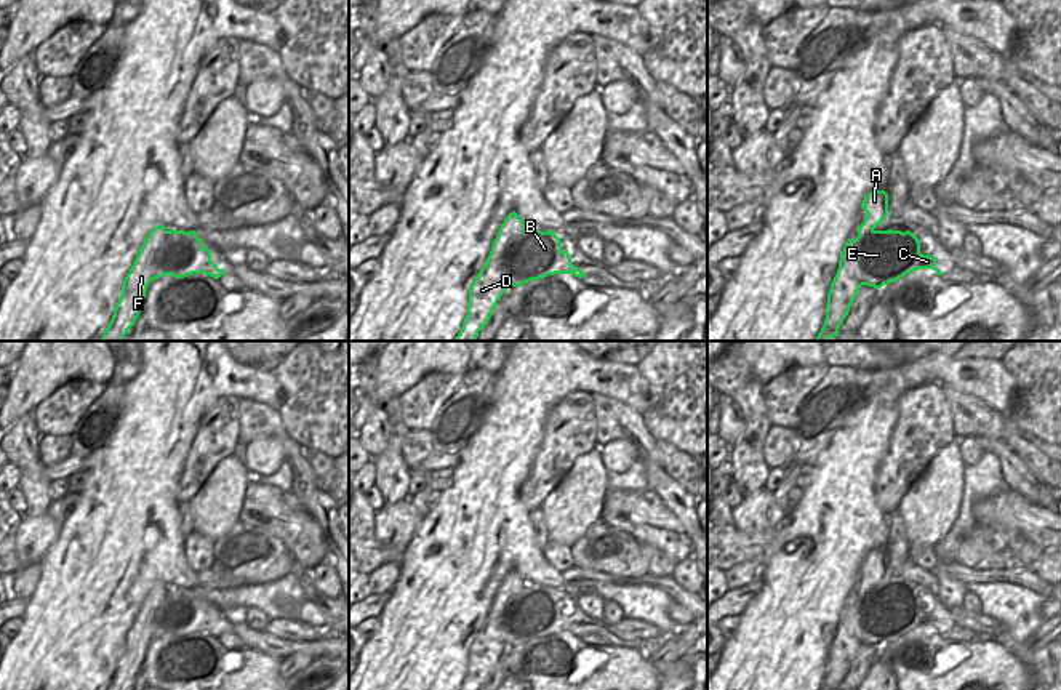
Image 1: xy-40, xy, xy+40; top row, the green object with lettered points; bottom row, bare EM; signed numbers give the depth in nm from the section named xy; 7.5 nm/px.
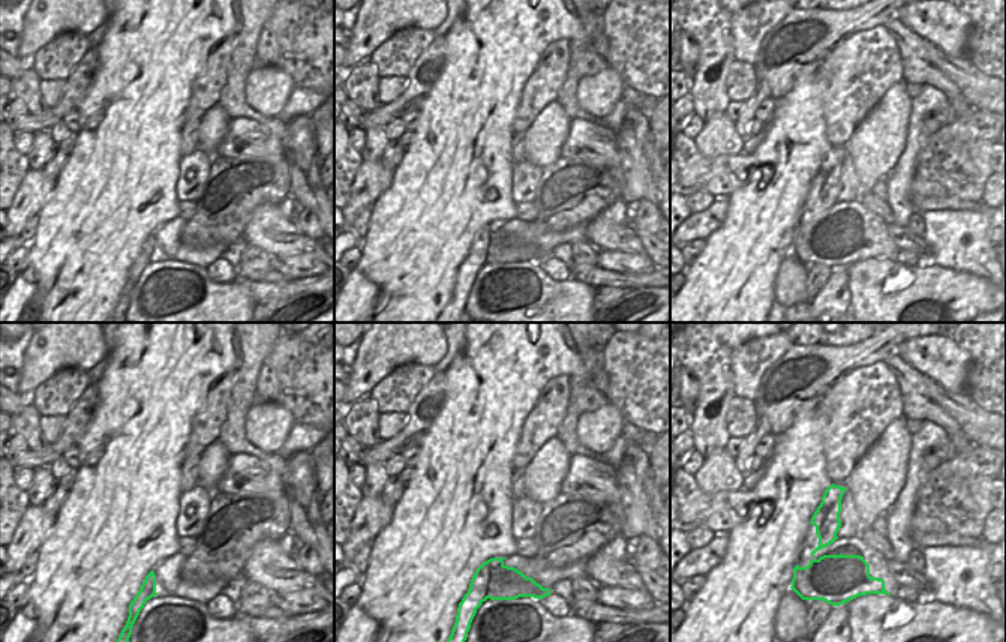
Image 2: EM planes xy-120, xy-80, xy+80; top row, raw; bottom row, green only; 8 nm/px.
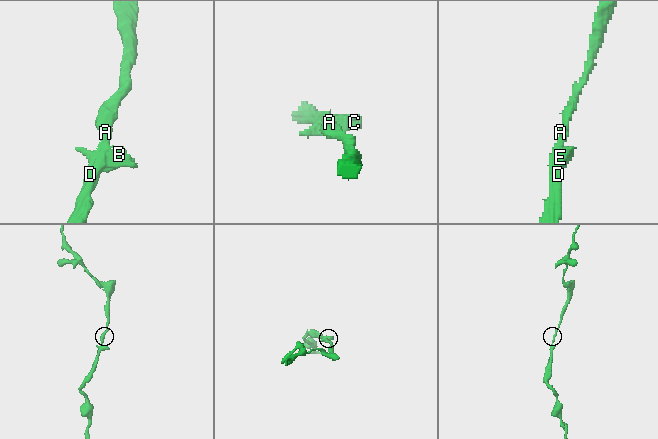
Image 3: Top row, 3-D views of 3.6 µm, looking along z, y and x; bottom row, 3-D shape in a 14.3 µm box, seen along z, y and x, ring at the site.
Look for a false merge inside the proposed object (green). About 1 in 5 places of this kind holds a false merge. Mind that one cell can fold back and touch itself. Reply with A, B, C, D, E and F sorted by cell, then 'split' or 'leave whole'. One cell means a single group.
A B C D E F | leave whole

